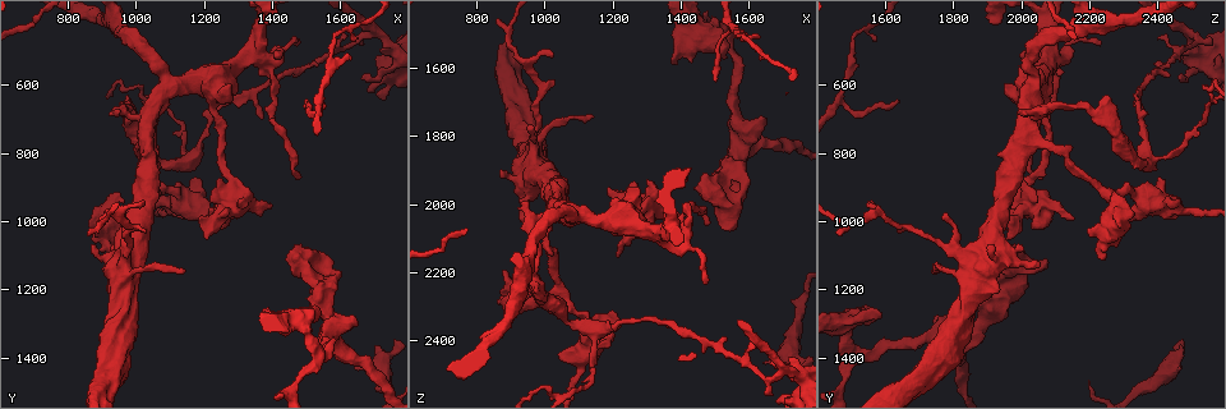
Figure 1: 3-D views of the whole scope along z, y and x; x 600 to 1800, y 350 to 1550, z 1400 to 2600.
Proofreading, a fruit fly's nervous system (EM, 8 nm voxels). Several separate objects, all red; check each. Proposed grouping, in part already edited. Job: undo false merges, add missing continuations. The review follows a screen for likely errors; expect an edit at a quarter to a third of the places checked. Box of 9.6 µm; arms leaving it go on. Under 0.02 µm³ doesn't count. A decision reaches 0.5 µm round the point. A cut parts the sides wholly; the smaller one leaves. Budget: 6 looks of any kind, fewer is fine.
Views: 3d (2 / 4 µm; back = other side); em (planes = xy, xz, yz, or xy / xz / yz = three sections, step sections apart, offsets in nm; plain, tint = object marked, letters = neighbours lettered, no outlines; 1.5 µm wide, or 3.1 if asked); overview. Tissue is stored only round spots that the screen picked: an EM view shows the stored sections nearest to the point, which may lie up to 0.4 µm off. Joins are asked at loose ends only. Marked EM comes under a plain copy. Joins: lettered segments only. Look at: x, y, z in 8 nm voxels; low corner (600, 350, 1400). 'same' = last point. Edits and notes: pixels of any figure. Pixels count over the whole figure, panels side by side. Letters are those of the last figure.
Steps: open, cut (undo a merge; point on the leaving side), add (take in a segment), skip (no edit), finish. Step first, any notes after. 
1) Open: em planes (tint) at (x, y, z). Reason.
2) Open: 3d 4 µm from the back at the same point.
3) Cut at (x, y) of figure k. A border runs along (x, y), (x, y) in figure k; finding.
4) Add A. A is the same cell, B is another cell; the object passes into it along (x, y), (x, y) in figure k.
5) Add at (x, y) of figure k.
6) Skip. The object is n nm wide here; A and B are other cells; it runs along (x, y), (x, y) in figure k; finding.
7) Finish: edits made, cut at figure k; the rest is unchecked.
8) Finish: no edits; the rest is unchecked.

Open: em planes (letters) at (1640, 1430, 2460). An open end.

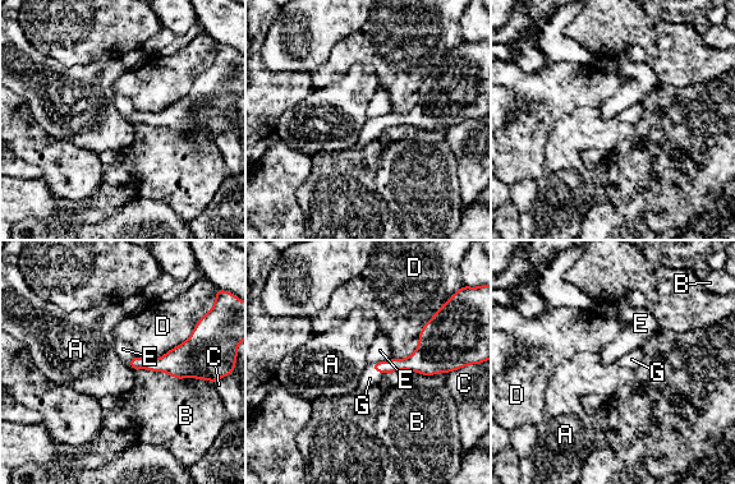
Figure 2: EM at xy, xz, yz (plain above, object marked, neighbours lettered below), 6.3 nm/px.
Add G. G is the same cell, A, B, C, D and E are other cells; the neuron continues.

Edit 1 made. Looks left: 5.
Open: overview. Redraw.

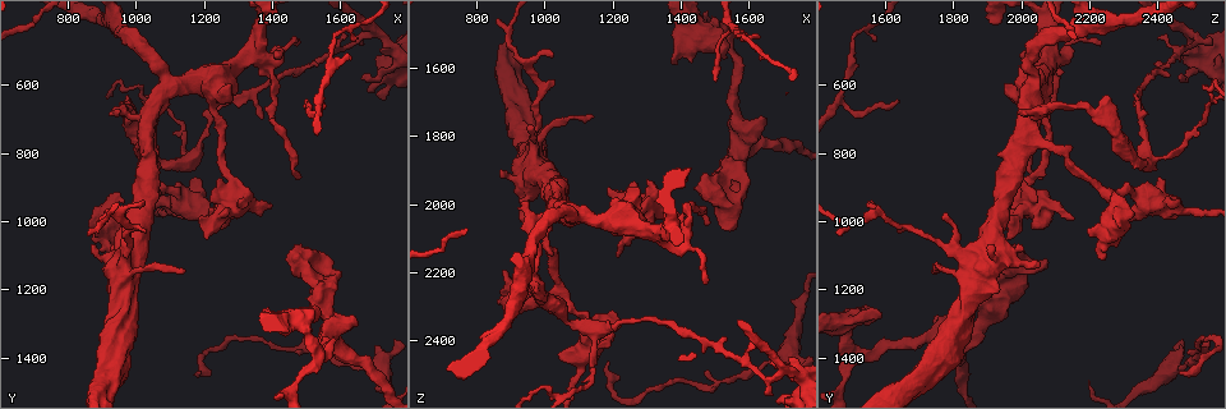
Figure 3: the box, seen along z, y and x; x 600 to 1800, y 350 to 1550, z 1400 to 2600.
Open: em planes (tint) at (1530, 1130, 2070). Stops while still wide.

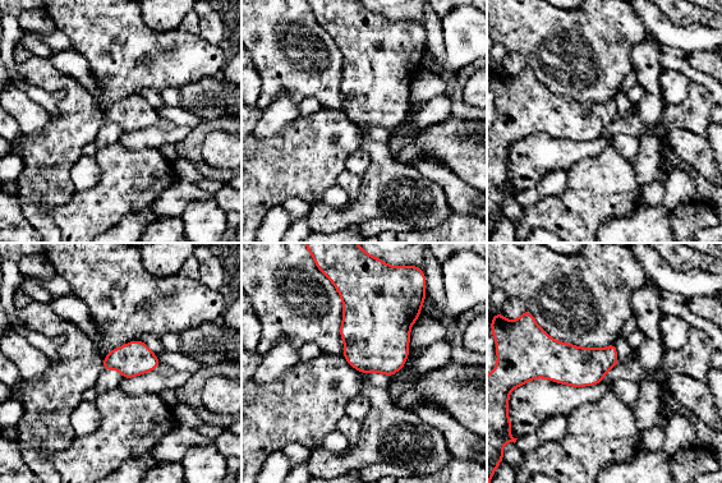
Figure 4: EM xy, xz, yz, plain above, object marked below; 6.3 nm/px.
Open: em planes (letters) at the same point.

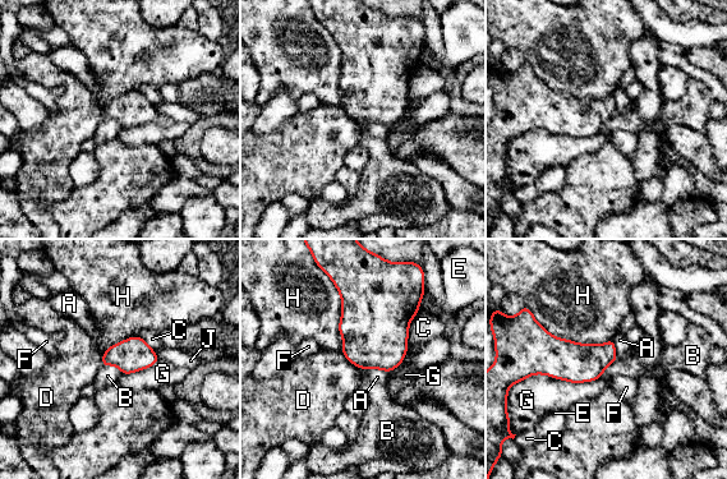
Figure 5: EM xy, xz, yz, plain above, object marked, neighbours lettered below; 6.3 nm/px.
Skip. The longest contact is with H, 500 nm; A, B, C, D, E, F, G, H and J are other cells; a border runs along (102, 365), (115, 365), (123, 373) in figure 5; none of them fits.

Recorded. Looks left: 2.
Open: 3d 2 µm at (960, 980, 1770). An open end.

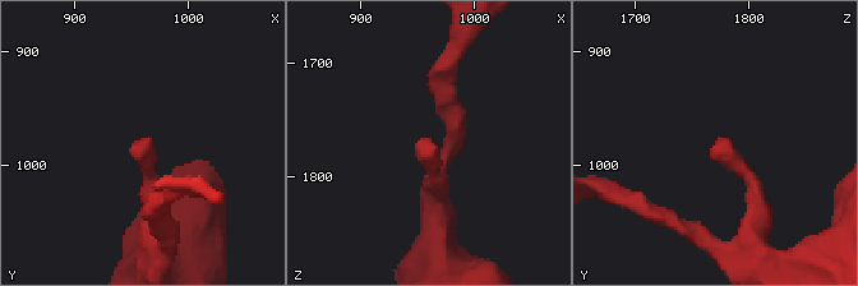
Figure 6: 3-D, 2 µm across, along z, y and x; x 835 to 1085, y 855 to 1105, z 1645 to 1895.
Open: em planes (letters) at (950, 984, 1768). Need the tissue.

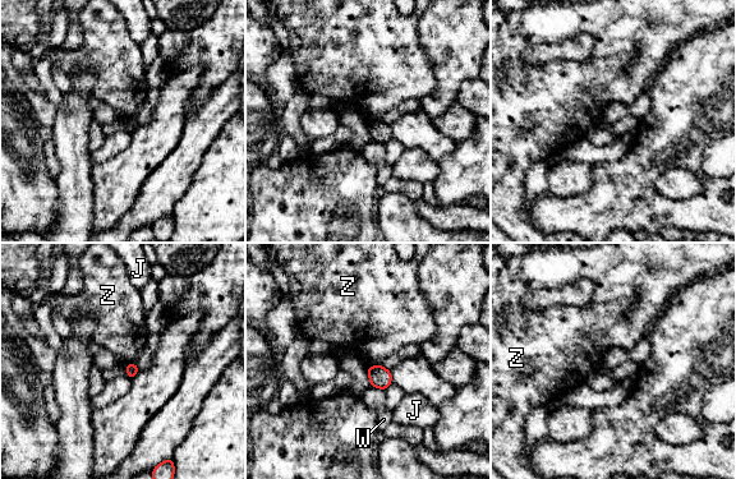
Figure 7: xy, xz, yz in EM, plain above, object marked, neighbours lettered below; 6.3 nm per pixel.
Skip. The longest contact is with Z, 100 nm; J, W and Z are other cells; none of them fits.

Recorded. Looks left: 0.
Finish: edits made, add at figure 2; the rest is unchecked.

